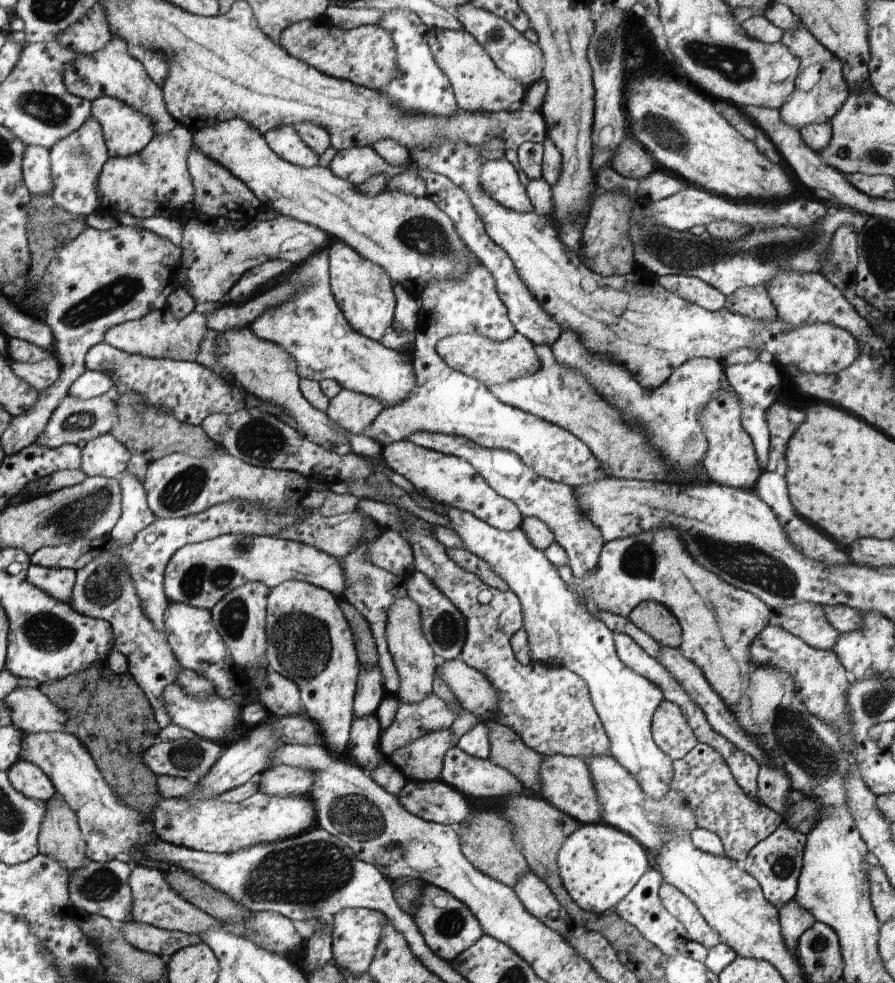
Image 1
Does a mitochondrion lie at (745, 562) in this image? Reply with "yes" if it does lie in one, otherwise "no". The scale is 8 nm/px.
yes

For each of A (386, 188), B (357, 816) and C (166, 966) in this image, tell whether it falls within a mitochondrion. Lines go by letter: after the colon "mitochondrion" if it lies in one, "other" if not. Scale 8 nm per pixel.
A: other
B: mitochondrion
C: other

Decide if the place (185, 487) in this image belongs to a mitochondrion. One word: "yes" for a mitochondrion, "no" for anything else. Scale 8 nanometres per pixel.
yes

